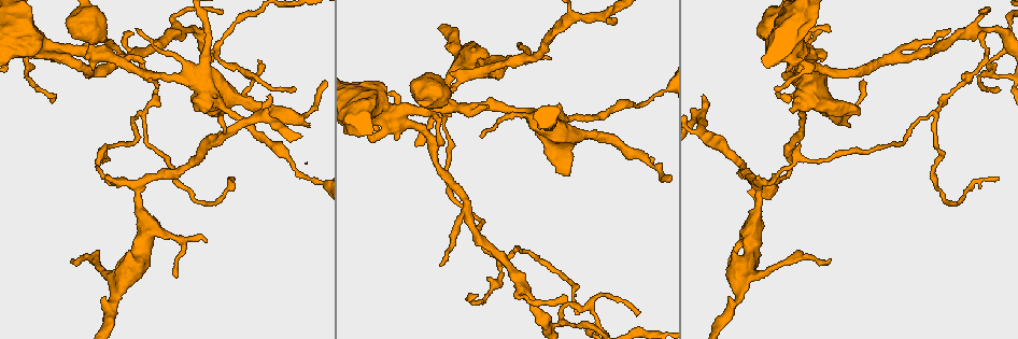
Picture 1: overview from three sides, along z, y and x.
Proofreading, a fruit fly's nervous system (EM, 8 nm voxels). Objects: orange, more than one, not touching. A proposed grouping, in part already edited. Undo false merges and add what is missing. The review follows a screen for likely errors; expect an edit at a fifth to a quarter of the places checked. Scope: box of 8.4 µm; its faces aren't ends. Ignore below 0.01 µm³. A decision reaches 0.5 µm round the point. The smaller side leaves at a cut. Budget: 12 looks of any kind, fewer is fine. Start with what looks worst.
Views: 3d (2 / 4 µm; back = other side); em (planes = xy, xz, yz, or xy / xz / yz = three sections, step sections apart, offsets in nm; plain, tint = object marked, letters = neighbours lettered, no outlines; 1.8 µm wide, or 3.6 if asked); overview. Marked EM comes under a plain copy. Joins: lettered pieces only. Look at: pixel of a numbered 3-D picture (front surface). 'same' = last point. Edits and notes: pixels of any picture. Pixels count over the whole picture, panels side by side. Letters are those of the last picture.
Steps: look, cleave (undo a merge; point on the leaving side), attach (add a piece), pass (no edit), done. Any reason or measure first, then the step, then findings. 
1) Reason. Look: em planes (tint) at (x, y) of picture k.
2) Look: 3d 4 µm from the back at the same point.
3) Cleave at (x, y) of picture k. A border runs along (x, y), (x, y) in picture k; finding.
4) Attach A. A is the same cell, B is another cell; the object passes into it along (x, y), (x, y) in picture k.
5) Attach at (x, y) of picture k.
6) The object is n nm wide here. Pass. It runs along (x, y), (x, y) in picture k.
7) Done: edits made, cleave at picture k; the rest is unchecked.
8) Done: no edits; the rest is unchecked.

Sharp bend. Look: em planes (tint) at (436, 110) of picture 1.

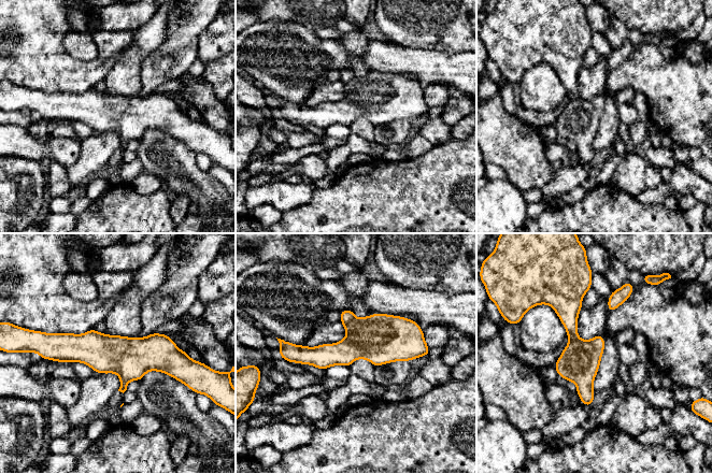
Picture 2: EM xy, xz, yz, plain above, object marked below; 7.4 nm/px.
See the neighbours. Look: em planes (letters) at the same point.

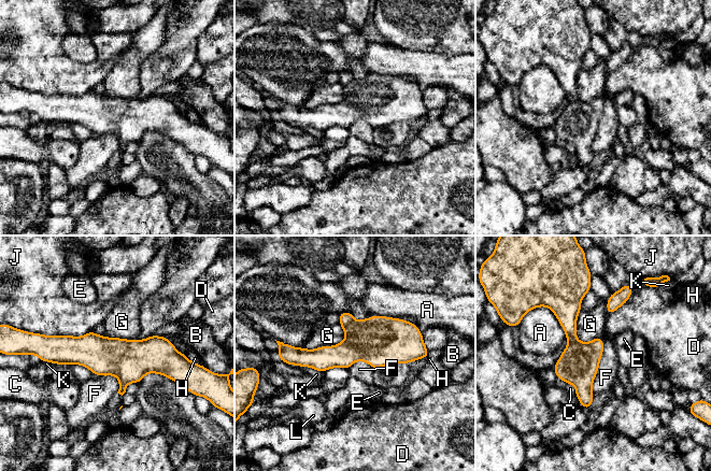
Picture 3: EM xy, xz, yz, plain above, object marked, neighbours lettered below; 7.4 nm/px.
Cleave at (345, 318) of picture 3. A, B, C, D, E, F, G, H, J, K and L are other cells; a border runs along (353, 319), (343, 327) in picture 3; two cells meet here.

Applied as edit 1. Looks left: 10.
Tapers out. Look: 3d 2 µm at (233, 177) of picture 1.

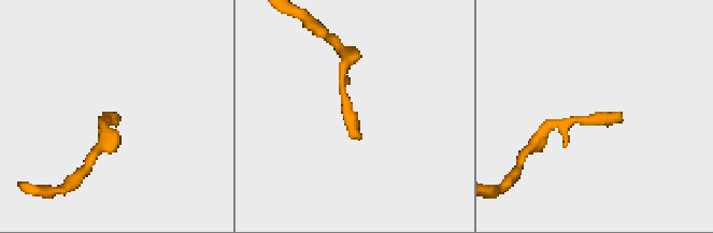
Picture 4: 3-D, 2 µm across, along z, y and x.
Now the EM. Look: em xy step 8 (letters) at (116, 121) of picture 4.

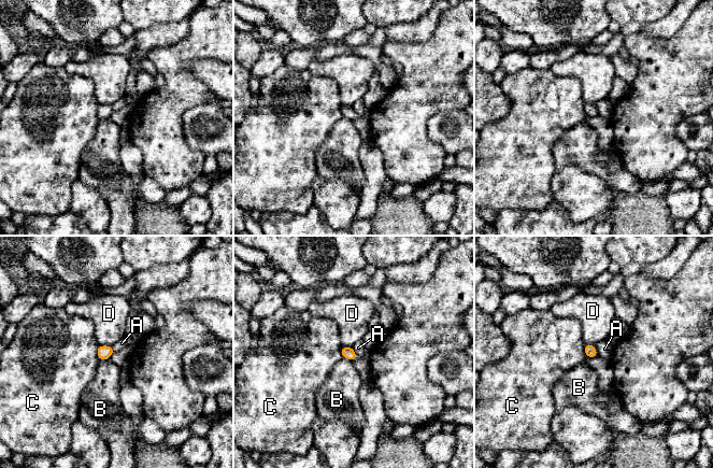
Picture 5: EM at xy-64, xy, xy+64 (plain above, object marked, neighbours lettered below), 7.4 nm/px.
Another direction. Look: em planes (letters) at the same point.

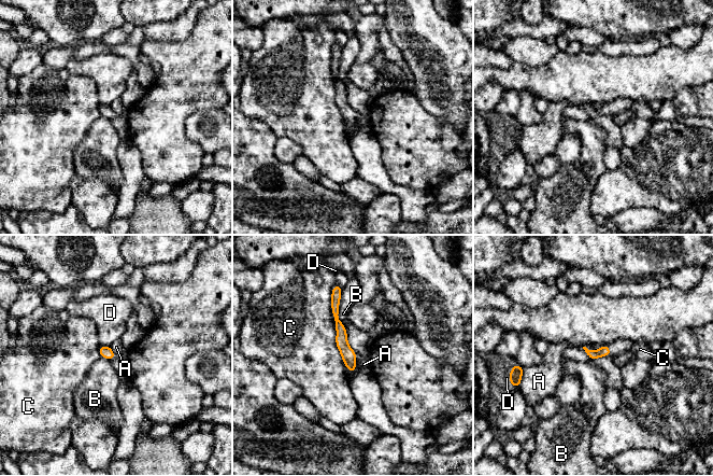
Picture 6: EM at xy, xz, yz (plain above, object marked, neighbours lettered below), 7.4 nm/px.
The longest contact is with C, 650 nm. Pass. A, B, C and D are other cells; none of them fits.

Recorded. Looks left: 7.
Tapers out. Look: 3d 2 µm at (74, 259) of picture 1.

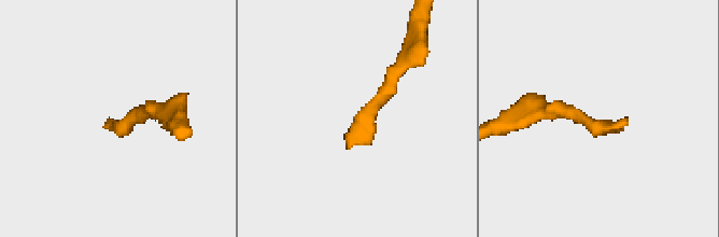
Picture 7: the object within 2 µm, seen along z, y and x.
Now the EM. Look: em 3.6 µm planes (letters) at (111, 121) of picture 7.

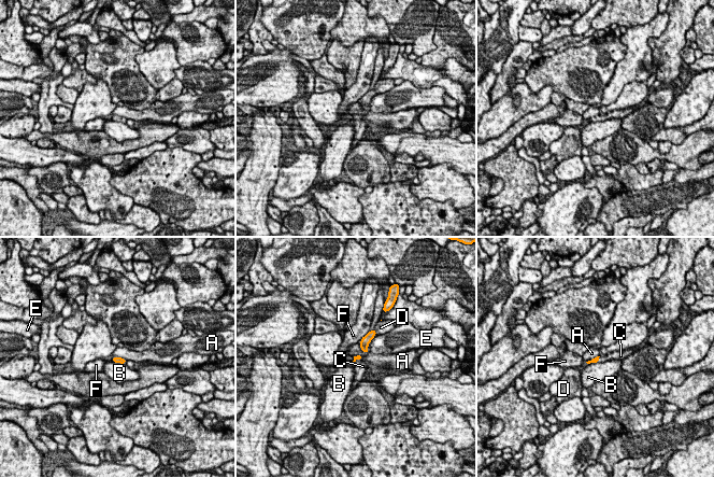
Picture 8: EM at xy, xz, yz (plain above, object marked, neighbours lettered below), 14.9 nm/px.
Attach C. C is the same cell, A, B, D, E and F are other cells; the object passes into it along (357, 356), (357, 359), (360, 366) in picture 8; the cell continues.

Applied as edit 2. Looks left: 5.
Abrupt turn. Look: em planes (tint) at (182, 242) of picture 1.

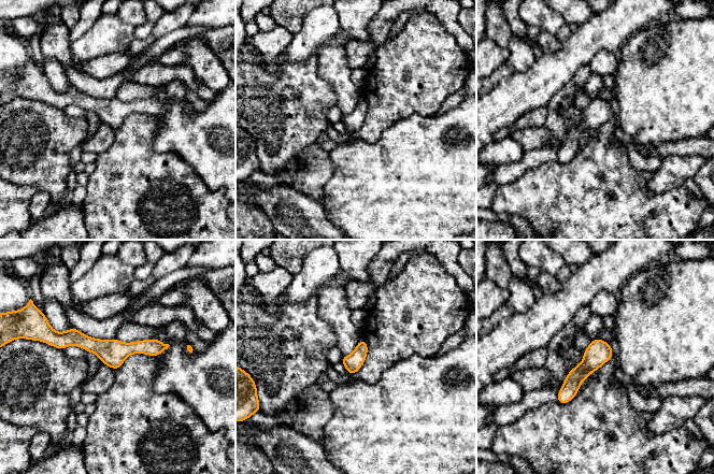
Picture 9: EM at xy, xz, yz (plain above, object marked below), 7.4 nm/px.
What lies round it. Look: em planes (letters) at the same point.

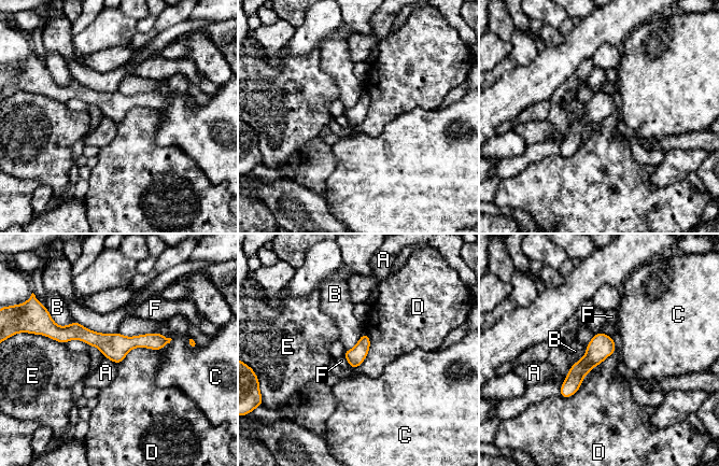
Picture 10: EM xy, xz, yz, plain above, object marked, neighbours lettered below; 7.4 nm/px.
The object is 140 nm wide here. Pass. A, B, C, D, E and F are other cells; it runs along (57, 332), (167, 340) in picture 10; continuous, no second cell.

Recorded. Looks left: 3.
Sudden change in width. Look: em planes (letters) at (847, 117) of picture 1.

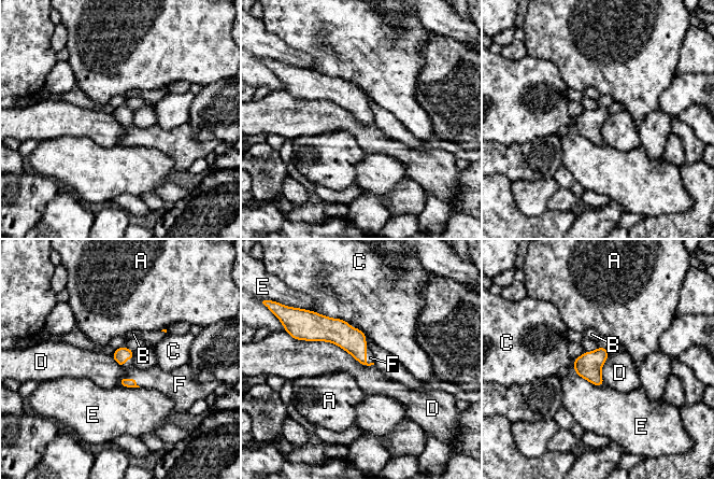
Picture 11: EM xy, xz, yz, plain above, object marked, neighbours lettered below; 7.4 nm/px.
The object is 120 nm wide here. Attach F. F is the same cell, A, B, C, D and E are other cells; the object passes into it along (339, 332), (366, 351), (370, 357) in picture 11; it goes on there.

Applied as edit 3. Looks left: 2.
Done: edits made, cleave at picture 3, attach at picture 8, attach at picture 11; the rest is unchecked.

